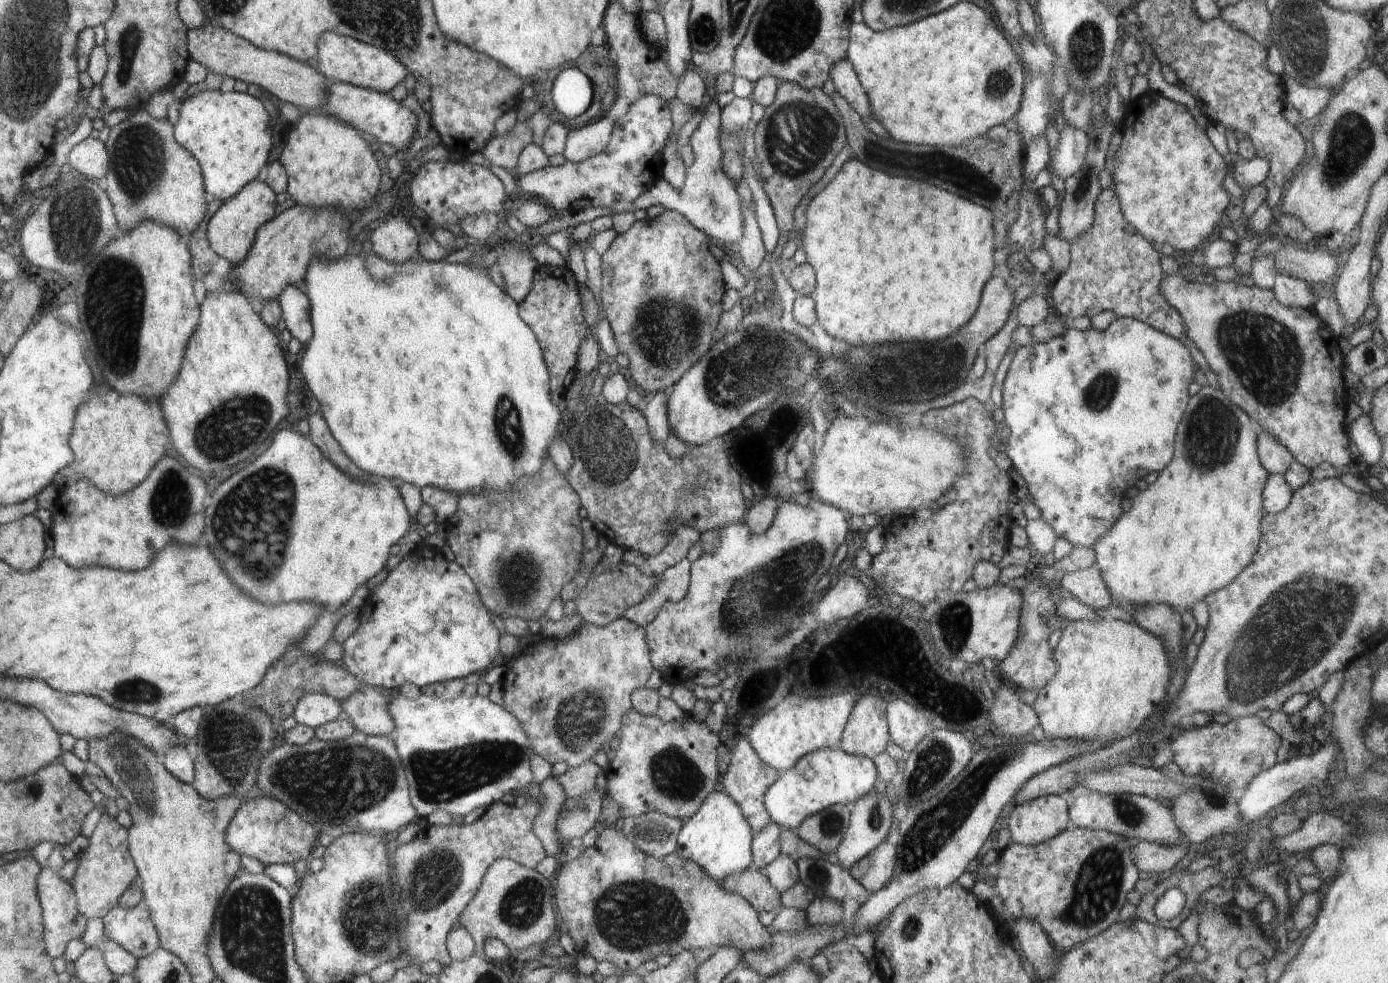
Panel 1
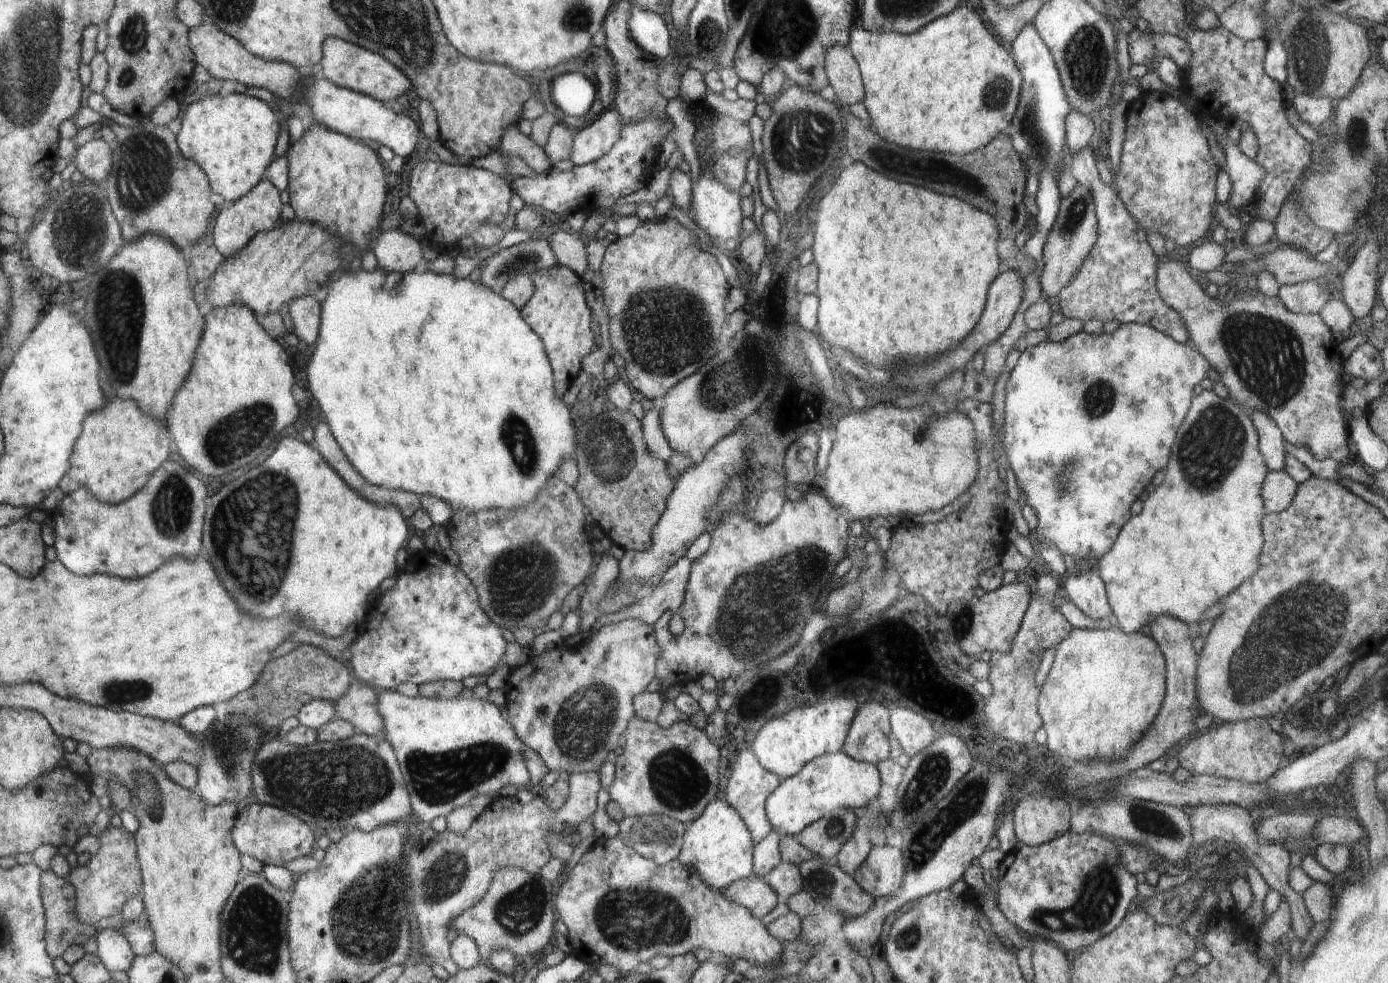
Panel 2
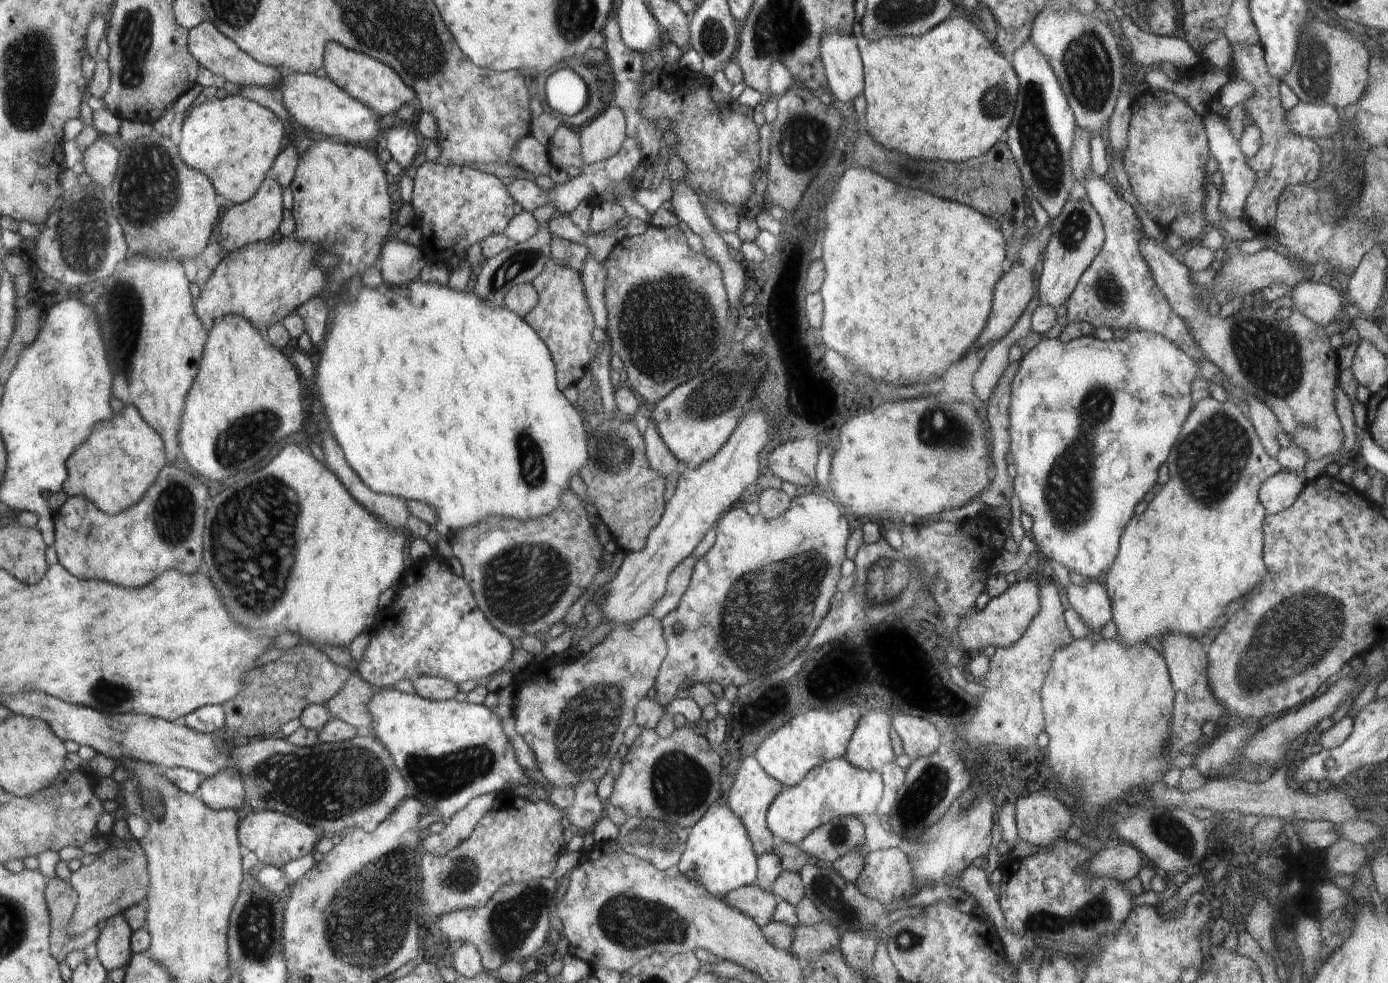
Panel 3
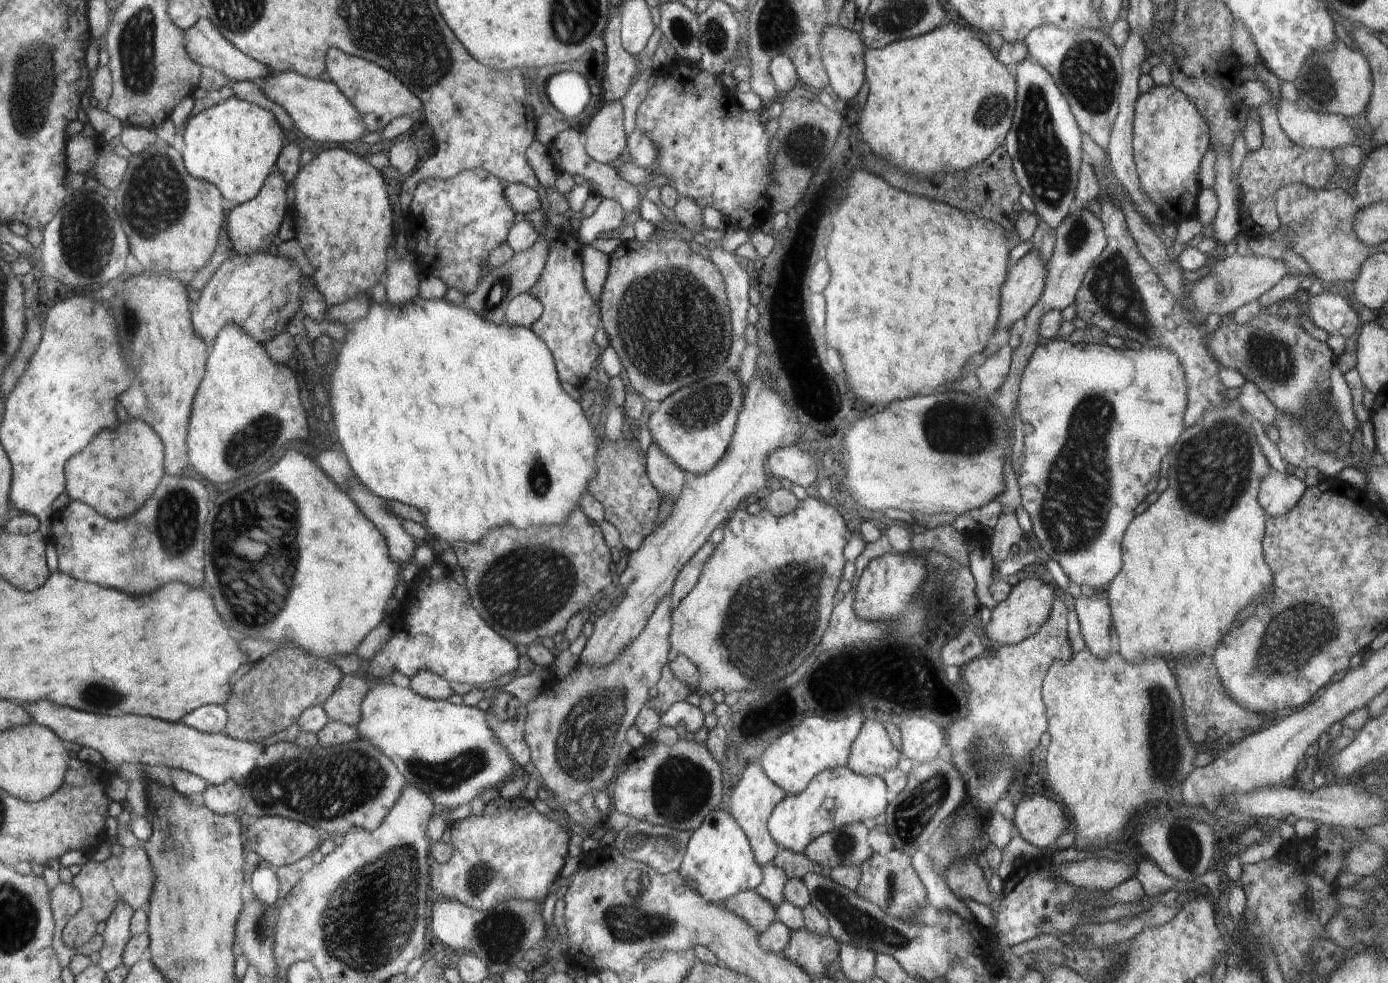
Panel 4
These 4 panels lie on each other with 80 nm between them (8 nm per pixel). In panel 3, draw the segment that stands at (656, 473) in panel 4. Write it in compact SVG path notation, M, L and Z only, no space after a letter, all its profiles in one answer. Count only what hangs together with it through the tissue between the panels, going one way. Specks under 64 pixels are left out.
M648 418L648 426L644 433L646 438L647 458L652 468L660 472L660 476L670 476L678 472L678 461L672 452L664 445L660 434L656 431L656 424L652 418Z

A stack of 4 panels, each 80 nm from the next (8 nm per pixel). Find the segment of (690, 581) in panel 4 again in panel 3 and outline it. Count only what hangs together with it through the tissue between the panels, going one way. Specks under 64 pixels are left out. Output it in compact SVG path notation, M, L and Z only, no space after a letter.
M688 556L688 559L685 559L683 563L671 573L671 577L667 581L667 595L655 605L655 608L651 609L651 612L648 612L648 616L654 616L656 620L662 621L662 618L664 618L666 614L669 614L679 606L680 600L690 583L694 564L695 559L692 558L692 556Z

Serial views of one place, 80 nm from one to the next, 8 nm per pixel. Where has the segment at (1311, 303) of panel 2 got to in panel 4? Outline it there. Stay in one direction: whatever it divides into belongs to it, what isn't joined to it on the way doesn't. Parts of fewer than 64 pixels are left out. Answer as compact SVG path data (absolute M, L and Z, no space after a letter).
M1324 291L1318 295L1309 295L1308 302L1303 307L1307 318L1330 336L1350 338L1356 332L1356 328L1363 325L1358 319L1357 308L1348 304L1350 301L1346 300L1344 293L1335 295Z

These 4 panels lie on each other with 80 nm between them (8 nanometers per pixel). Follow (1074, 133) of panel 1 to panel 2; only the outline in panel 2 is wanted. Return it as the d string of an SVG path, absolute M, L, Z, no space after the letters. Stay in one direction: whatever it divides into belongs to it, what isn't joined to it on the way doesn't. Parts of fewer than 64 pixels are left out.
M1086 146L1078 154L1070 152L1070 158L1070 174L1092 192L1098 220L1098 238L1088 258L1078 268L1076 278L1058 292L1056 303L1060 306L1059 312L1065 319L1080 320L1082 323L1088 320L1136 322L1170 336L1179 344L1190 343L1182 316L1173 307L1168 307L1157 294L1159 260L1148 244L1144 228L1136 224L1136 220L1132 220L1132 216L1126 212L1119 194L1109 184L1102 182L1091 146Z

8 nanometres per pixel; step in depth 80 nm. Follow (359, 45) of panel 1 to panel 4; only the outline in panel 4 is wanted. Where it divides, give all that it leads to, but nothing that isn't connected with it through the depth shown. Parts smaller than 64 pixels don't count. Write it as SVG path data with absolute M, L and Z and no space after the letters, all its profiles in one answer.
M332 48L332 56L328 56L328 76L337 85L343 95L359 110L367 133L384 130L394 118L410 116L420 110L421 100L416 98L397 76L372 61L348 56L336 48Z

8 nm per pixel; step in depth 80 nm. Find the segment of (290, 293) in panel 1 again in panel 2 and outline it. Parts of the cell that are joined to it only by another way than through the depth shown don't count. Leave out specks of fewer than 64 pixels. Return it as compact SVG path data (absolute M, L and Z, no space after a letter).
M307 295L290 300L286 307L285 310L294 325L293 332L296 332L298 338L308 342L312 349L318 340L318 332L320 332L320 302Z

